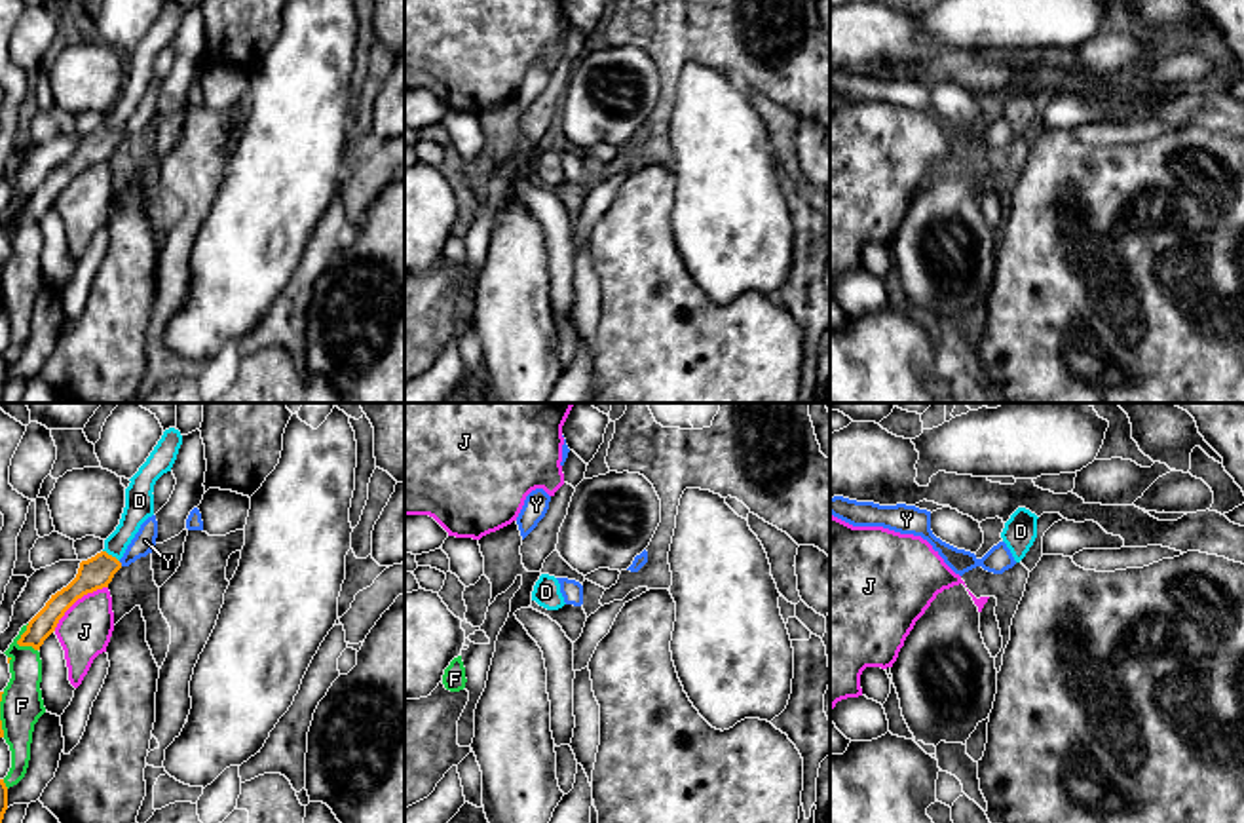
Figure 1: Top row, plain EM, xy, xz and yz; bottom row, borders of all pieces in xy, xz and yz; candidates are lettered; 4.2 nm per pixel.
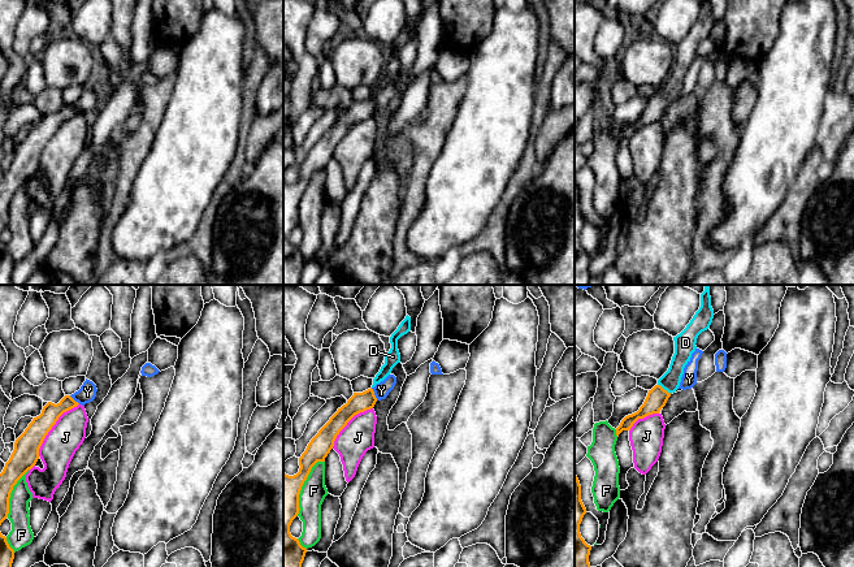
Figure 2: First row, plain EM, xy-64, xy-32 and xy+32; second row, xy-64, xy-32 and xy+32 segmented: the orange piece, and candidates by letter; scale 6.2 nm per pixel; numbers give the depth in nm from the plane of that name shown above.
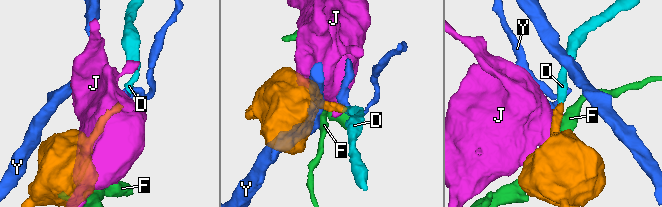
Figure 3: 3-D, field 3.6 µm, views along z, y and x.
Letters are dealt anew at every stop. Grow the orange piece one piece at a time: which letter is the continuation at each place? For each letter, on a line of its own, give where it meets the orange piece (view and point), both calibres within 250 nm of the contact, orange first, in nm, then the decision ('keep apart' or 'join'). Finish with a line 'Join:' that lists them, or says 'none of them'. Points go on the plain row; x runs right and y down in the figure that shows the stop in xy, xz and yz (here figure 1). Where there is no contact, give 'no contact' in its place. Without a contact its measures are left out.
D: meets orange in xy at (111, 130); 140 nm thick on the orange side, 130 nm on the other; join
F: meets orange in xy at (18, 217); 100 nm thick on the orange side, 180 nm on the other; keep apart
J: meets orange in xy at (76, 173); 140 nm thick on the orange side, 220 nm on the other; keep apart
Y: meets orange in xy at (120, 137); 140 nm thick on the orange side, 90 nm on the other; keep apart
Join: D

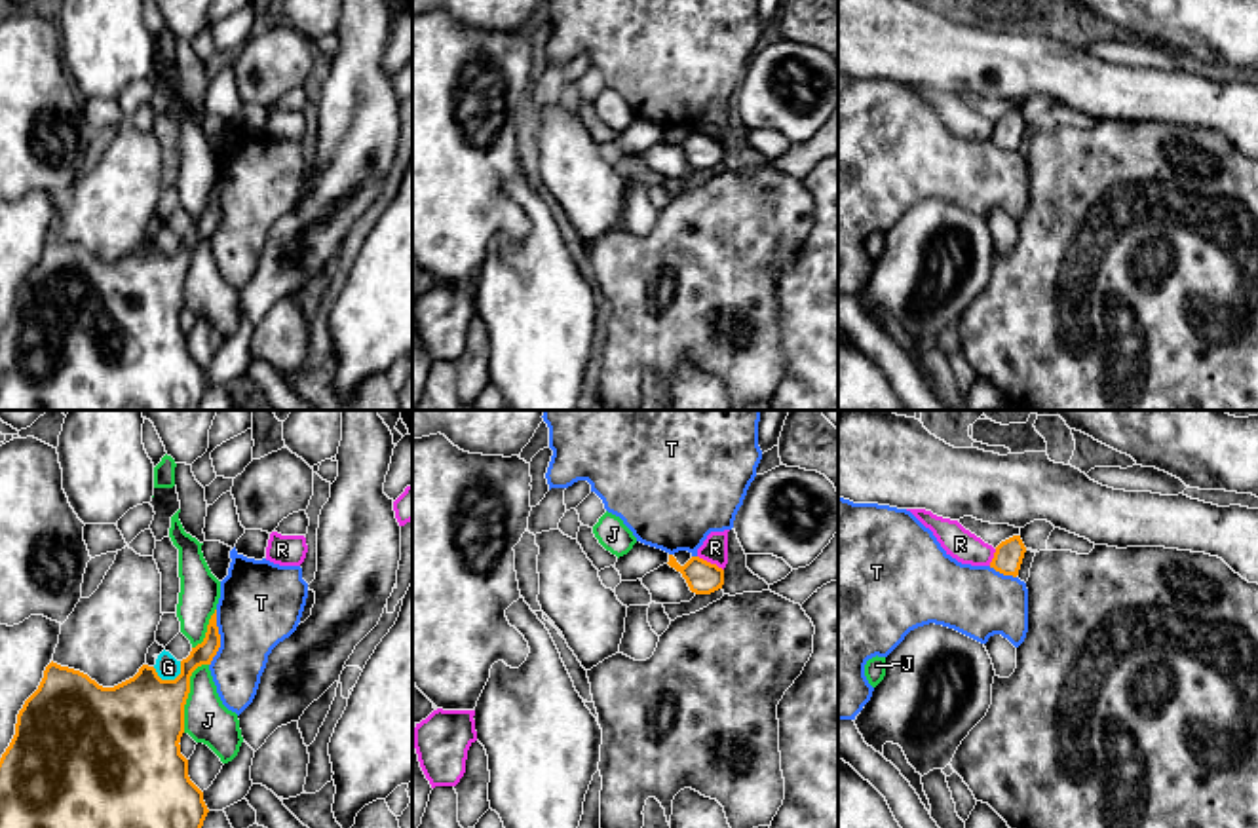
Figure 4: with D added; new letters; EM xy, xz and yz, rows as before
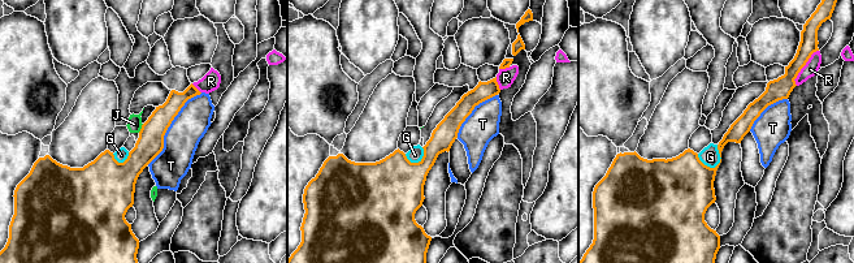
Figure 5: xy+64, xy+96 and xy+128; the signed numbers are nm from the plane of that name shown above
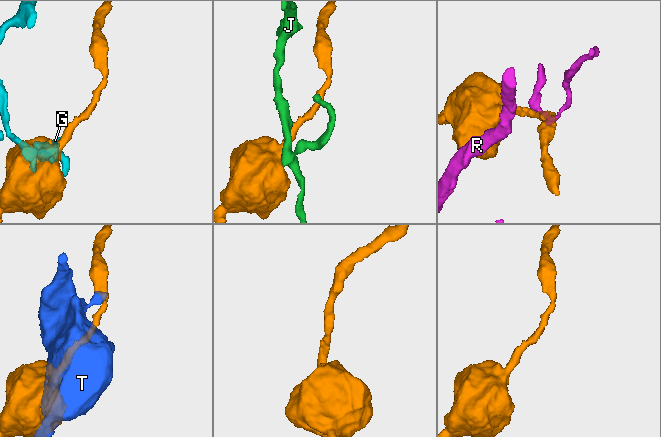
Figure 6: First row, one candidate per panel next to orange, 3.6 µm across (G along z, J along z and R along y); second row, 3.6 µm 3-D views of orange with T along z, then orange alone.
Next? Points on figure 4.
G: meets orange in xy at (170, 255); 380 nm thick on the orange side, 100 nm on the other; keep apart
J: meets orange in xy at (187, 270); 380 nm thick on the orange side, 190 nm on the other; keep apart
R: meets orange in xz at (709, 137); 140 nm thick on the orange side, 110 nm on the other; keep apart
T: meets orange in xy at (219, 213); 90 nm thick on the orange side, 360 nm on the other; keep apart
Join: none of them

